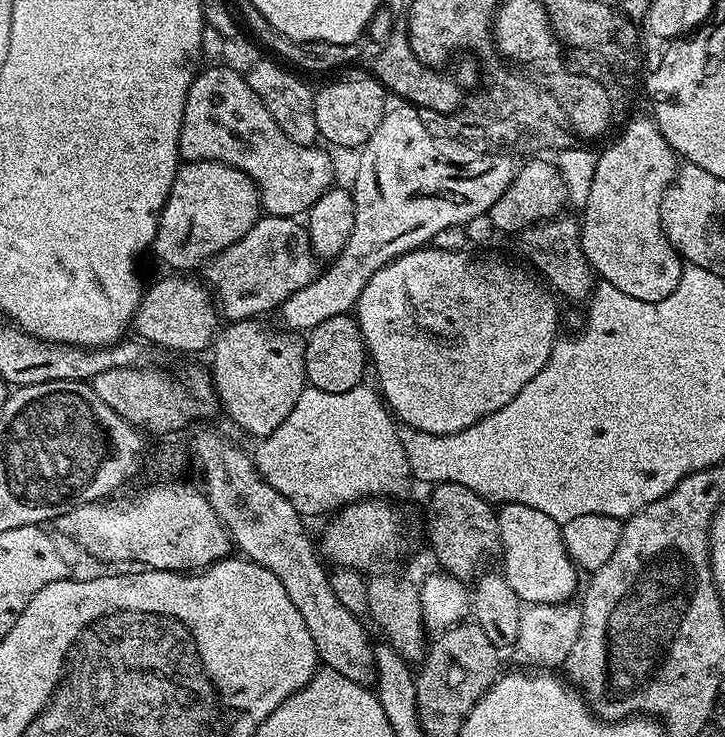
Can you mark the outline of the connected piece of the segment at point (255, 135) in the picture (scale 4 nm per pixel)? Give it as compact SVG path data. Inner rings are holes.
M207 68L197 72L186 94L180 131L181 161L213 160L237 168L256 184L260 192L261 209L267 215L303 217L314 206L314 202L318 202L320 195L333 187L331 158L320 146L290 142L290 138L282 134L278 122L270 118L270 110L262 106L262 98L250 90L247 79L241 73L239 76L232 68Z

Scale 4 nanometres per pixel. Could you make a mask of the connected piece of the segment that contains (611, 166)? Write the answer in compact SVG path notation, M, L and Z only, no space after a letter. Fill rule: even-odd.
M647 119L630 121L620 140L597 155L596 178L599 183L587 189L585 195L588 197L584 200L584 220L582 216L579 221L580 245L603 283L622 290L622 294L630 294L630 298L638 298L638 302L662 302L662 298L670 298L670 294L674 294L685 266L685 261L667 240L660 220L663 195L676 177L678 157L660 133L655 119Z

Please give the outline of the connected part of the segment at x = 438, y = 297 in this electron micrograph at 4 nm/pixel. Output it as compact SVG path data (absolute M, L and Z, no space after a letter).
M431 246L407 252L405 256L399 256L394 262L382 266L382 270L378 270L378 274L374 274L370 282L366 282L354 309L360 333L364 335L364 346L368 350L371 367L376 367L376 376L380 379L378 392L383 397L384 404L401 425L430 435L452 435L474 426L482 418L494 414L494 410L502 410L502 406L506 406L506 402L510 402L514 394L518 394L518 390L522 390L522 386L526 386L526 382L530 382L530 378L534 378L534 374L538 374L542 366L546 366L558 339L556 331L560 328L560 312L556 309L557 297L531 271L523 272L522 269L515 268L512 264L503 264L500 260L483 260L480 256L468 255L467 251L446 252Z

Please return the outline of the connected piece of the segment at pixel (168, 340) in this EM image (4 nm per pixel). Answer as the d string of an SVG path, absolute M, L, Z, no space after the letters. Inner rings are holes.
M168 274L152 289L145 291L136 312L134 332L141 341L157 349L169 348L172 352L200 352L209 347L218 335L222 320L213 293L203 283L187 280L184 274Z

